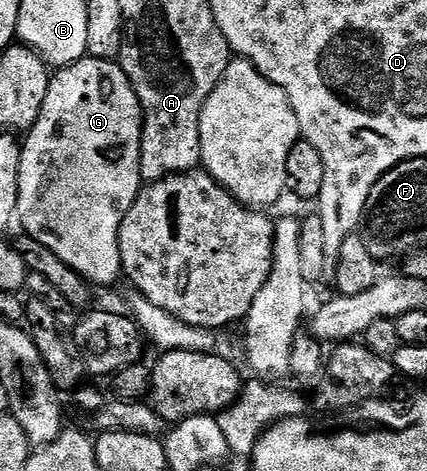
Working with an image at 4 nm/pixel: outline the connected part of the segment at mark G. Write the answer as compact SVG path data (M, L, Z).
M86 56L75 64L60 67L50 77L39 120L35 120L23 138L16 221L19 226L21 222L28 237L39 240L43 248L51 248L63 264L75 268L94 287L109 286L123 274L119 252L121 222L143 189L142 121L141 105L120 65Z

